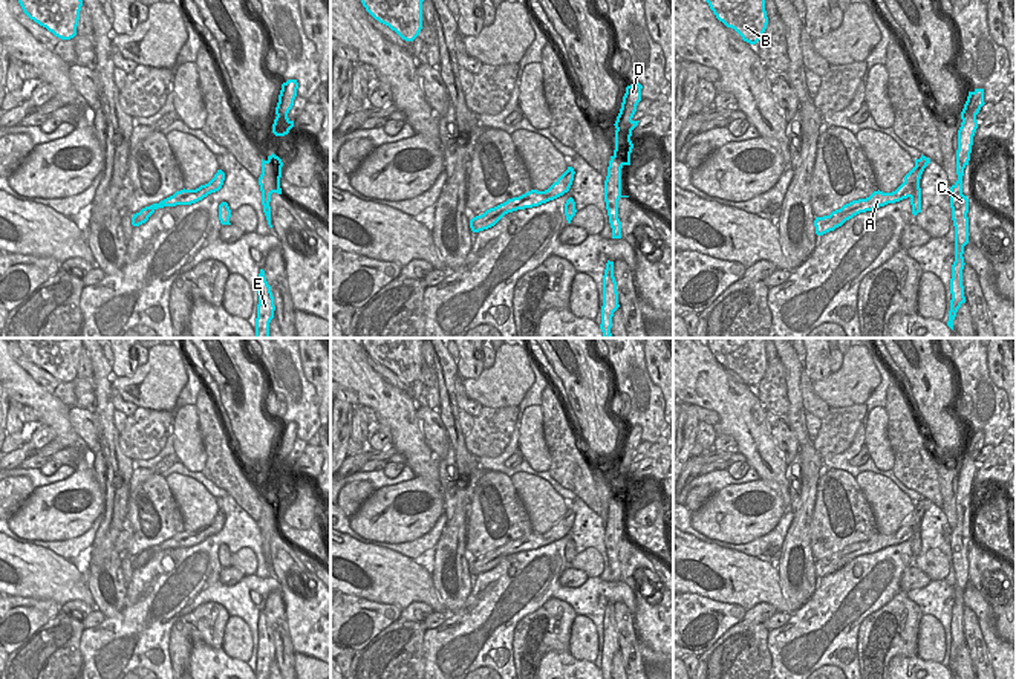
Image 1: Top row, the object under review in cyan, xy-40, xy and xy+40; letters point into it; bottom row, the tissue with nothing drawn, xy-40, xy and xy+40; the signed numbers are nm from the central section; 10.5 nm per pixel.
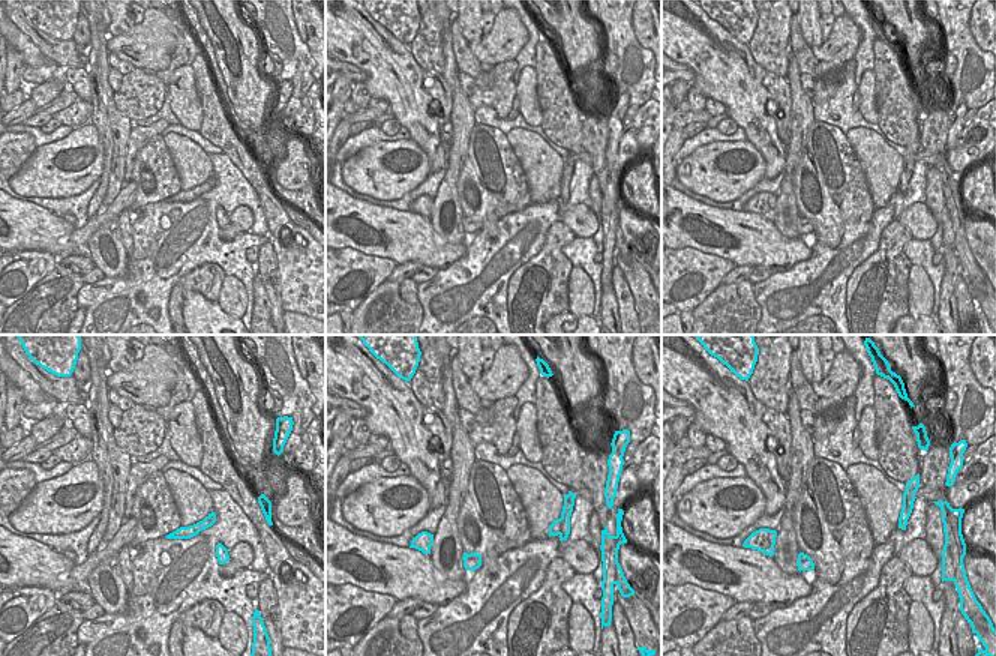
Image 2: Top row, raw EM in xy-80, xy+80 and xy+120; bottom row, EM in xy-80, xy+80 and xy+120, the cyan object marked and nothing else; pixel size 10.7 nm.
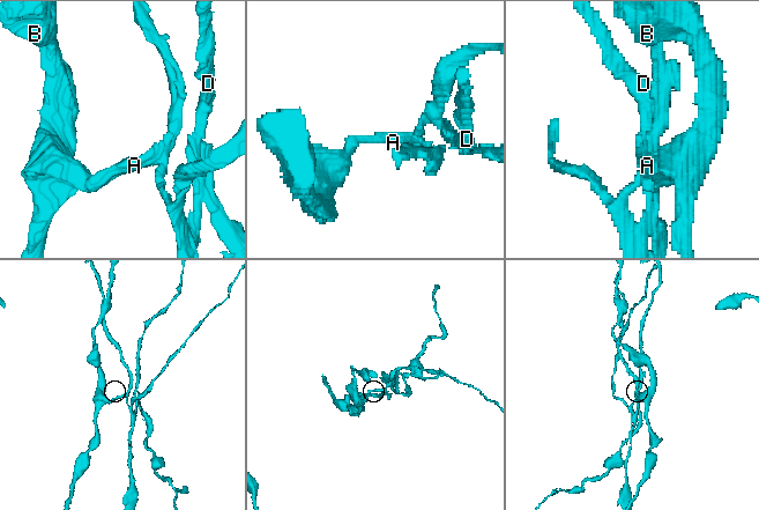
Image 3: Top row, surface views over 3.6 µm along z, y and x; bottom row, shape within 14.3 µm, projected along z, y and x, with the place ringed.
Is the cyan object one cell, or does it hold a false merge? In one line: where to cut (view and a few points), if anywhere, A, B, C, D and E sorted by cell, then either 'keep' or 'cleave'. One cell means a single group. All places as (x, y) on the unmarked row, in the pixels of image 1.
cut in xy+40 along (915, 508), (914, 537), (911, 540); A B / C D E; cleave

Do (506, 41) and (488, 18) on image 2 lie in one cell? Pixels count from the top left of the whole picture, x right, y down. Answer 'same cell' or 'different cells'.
different cells

